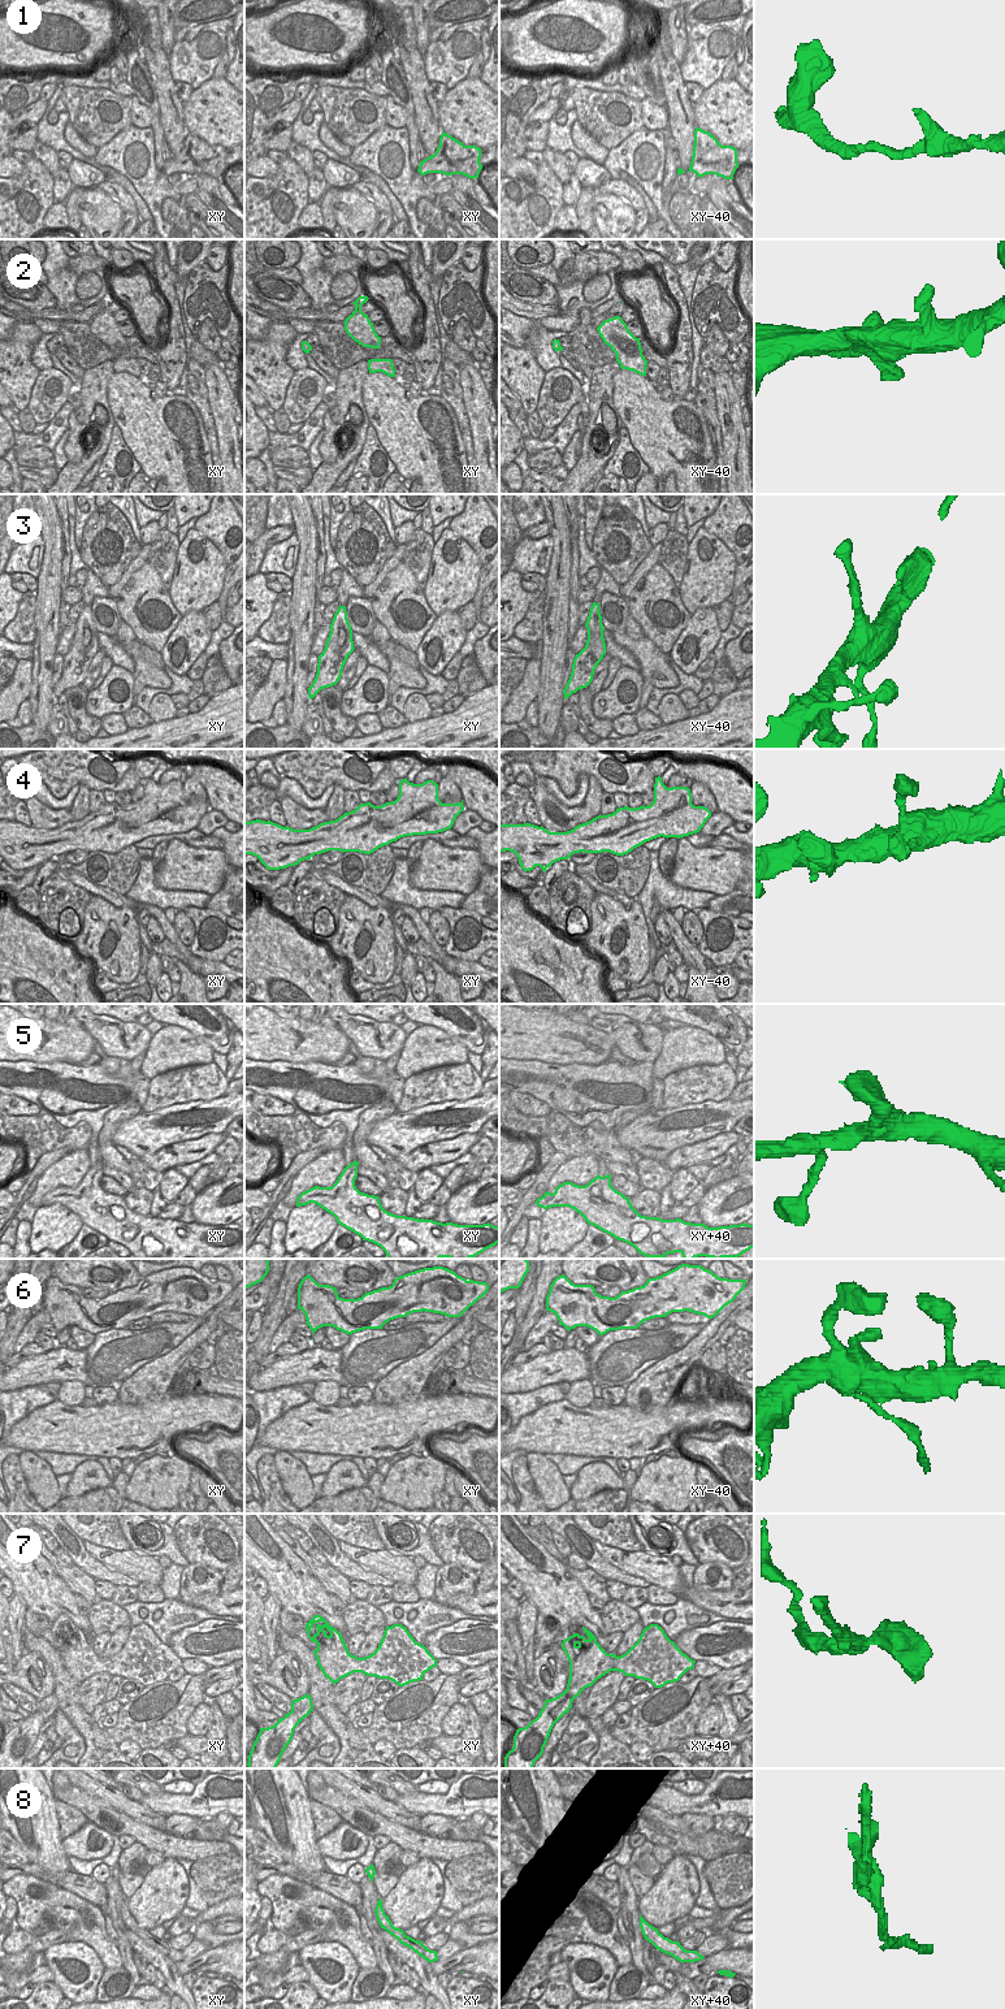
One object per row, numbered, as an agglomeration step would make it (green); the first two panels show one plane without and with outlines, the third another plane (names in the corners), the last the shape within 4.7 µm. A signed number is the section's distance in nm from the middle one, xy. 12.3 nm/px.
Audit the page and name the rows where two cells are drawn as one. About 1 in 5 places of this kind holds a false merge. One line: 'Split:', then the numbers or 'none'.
Split: 6

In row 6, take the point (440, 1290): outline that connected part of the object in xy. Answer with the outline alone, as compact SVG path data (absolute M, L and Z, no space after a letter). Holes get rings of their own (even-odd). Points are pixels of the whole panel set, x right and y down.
M433 1267L397 1277L391 1286L365 1293L361 1298L343 1299L338 1296L335 1287L320 1285L307 1274L298 1287L298 1309L306 1315L306 1324L311 1330L333 1326L351 1335L365 1329L382 1329L390 1320L406 1317L413 1312L425 1311L447 1317L460 1317L488 1290L486 1282L467 1281L447 1268Z

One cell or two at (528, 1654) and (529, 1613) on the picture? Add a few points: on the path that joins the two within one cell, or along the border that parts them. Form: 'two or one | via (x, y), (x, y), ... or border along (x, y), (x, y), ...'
one | via (528, 1644), (528, 1623)

